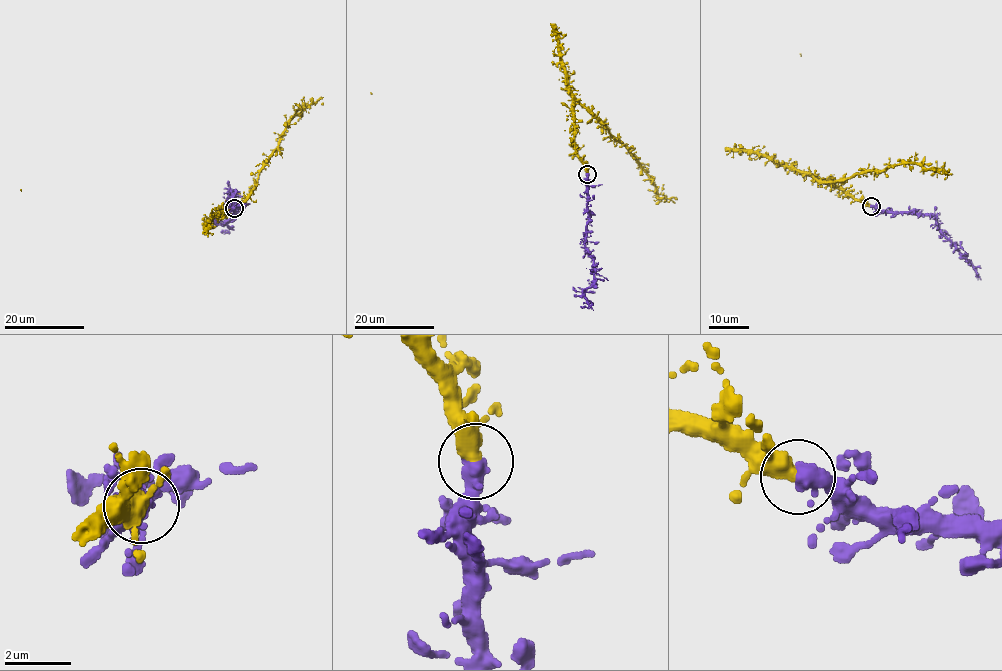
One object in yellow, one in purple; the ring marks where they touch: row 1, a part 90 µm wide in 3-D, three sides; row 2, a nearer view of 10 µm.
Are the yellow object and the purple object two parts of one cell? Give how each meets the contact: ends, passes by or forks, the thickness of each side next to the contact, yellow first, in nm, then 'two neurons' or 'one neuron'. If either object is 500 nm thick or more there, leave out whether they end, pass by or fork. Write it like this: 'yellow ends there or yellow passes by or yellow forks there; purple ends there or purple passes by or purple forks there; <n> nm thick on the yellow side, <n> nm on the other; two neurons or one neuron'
360 nm thick on the yellow side, 500 nm on the other; one neuron

